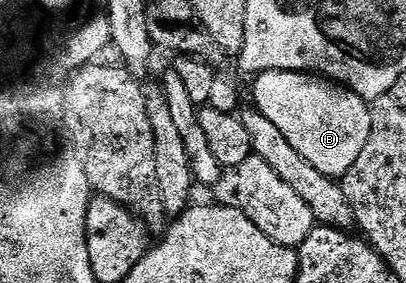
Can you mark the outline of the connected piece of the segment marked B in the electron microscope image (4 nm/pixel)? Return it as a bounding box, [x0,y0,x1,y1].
[253,72,371,178]

